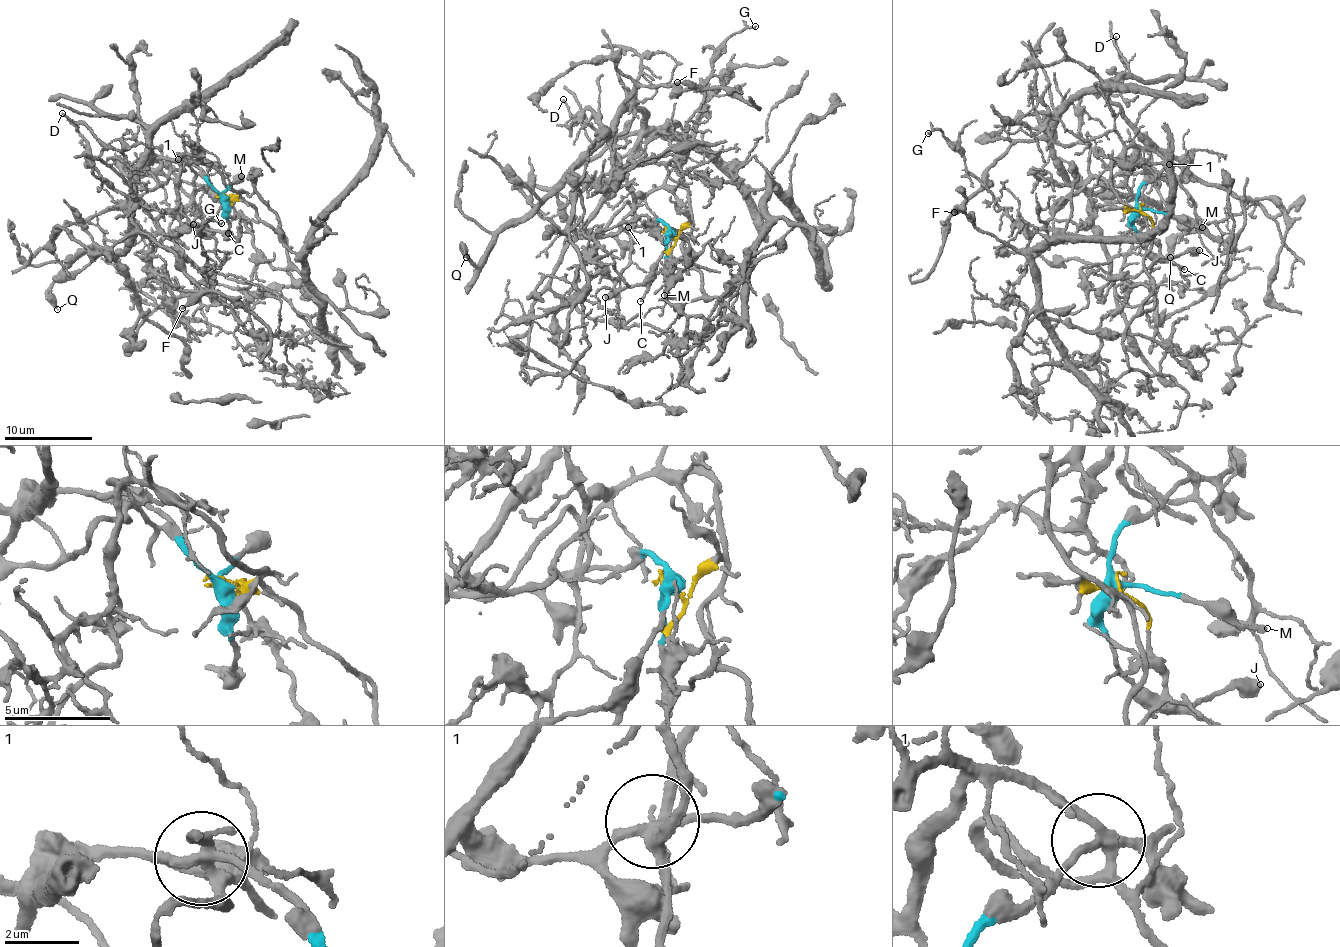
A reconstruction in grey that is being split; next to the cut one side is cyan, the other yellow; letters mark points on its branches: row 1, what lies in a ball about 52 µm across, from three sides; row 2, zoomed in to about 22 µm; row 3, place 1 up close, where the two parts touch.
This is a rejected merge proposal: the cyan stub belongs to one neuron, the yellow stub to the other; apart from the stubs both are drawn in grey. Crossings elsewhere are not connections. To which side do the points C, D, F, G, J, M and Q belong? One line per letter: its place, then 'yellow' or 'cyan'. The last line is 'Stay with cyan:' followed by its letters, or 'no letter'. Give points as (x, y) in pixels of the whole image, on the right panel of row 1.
C: (1184, 269) | cyan
D: (1116, 36) | yellow
F: (954, 212) | cyan
G: (928, 133) | yellow
J: (1199, 250) | cyan
M: (1202, 227) | cyan
Q: (1170, 257) | cyan
Stay with cyan: C, F, J, M, Q

